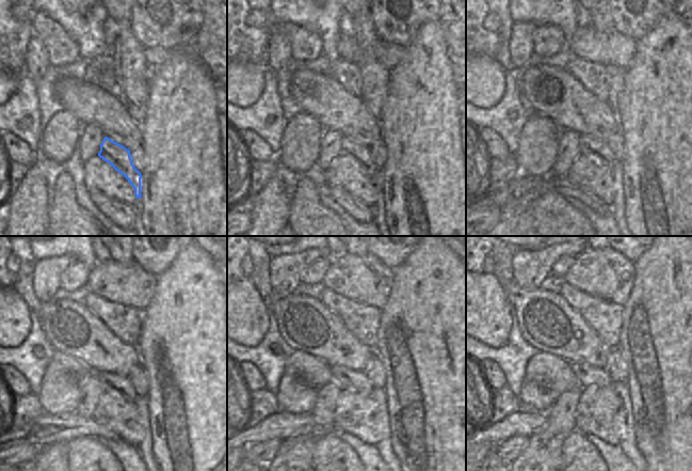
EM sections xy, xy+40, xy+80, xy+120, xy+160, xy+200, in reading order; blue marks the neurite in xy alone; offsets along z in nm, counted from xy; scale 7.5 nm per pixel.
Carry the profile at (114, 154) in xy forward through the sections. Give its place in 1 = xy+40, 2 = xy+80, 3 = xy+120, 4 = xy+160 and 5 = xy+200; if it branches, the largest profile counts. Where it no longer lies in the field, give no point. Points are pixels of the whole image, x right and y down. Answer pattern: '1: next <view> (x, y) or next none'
1: next xy+40 (350, 148)
2: next xy+80 (593, 147)
3: next xy+120 (118, 387)
4: next xy+160 (350, 380)
5: next xy+200 (586, 375)

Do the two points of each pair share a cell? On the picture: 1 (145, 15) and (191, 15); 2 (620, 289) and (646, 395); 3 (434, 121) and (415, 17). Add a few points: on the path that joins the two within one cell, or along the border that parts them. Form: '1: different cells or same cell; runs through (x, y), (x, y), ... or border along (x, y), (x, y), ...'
1: same cell; runs through (157, 15), (179, 15)
2: different cells; border along (632, 281), (629, 297), (623, 305)
3: different cells; border along (438, 20), (425, 21), (404, 48)

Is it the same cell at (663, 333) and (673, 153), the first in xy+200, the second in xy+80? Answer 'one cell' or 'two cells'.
one cell

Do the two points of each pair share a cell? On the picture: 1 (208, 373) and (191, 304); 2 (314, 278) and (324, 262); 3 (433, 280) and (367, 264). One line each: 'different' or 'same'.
1: same
2: same
3: different

